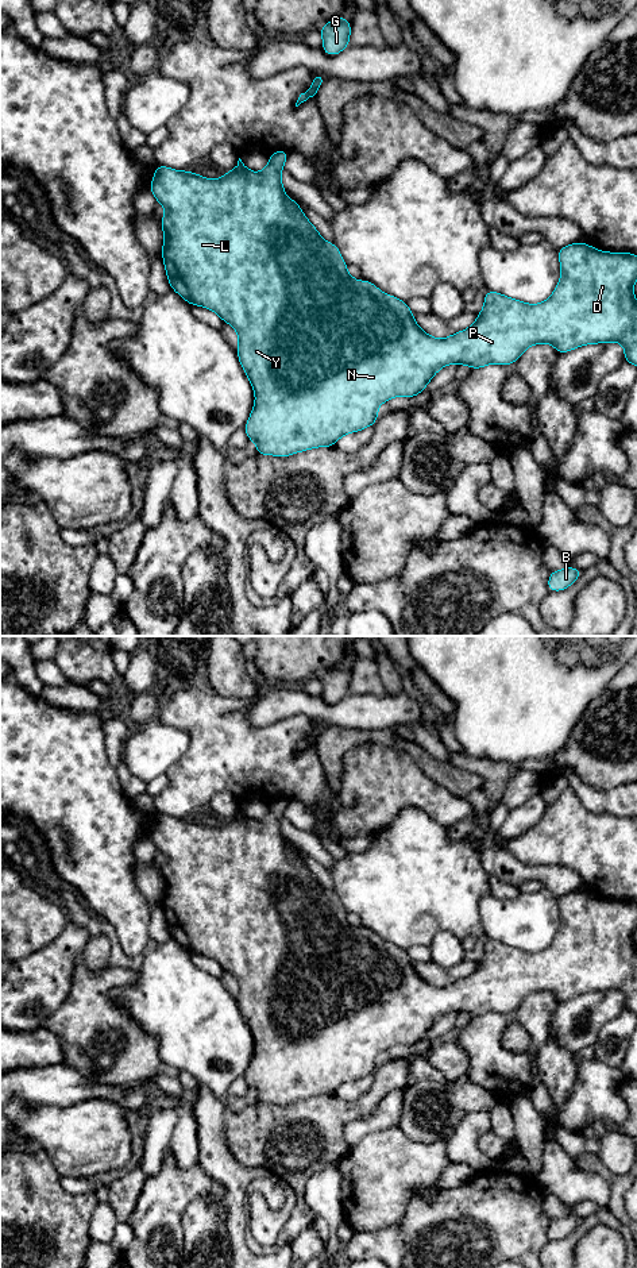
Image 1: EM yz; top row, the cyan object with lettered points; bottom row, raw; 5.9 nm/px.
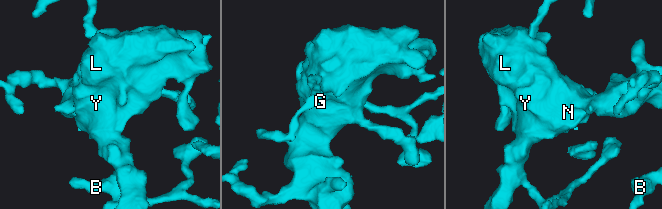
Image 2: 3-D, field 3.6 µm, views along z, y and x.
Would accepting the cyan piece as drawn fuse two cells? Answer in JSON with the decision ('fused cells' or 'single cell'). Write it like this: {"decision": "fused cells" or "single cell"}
{"decision": "single cell"}

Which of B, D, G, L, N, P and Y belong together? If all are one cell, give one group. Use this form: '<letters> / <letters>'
B D G L N P Y

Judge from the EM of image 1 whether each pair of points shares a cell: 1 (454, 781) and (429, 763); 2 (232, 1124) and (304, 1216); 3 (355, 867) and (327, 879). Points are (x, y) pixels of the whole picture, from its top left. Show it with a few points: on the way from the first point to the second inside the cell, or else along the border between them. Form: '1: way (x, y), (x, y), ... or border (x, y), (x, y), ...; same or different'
1: way (448, 777), (435, 769); same
2: way (263, 1124), (298, 1156), (298, 1184); same
3: border (329, 871), (335, 890); different

